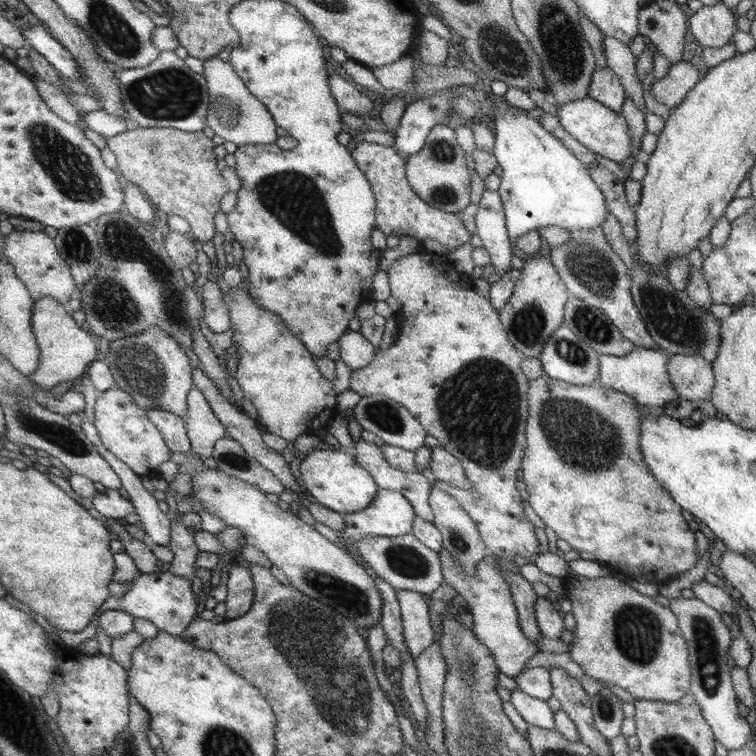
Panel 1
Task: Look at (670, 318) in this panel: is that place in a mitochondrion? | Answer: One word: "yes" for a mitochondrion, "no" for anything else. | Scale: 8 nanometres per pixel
yes

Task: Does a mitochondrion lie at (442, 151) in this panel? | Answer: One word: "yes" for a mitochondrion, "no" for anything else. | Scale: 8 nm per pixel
yes

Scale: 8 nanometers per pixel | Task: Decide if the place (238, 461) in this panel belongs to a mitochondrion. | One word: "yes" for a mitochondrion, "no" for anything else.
yes

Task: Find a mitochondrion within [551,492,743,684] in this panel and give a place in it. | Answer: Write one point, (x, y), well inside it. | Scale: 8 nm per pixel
(637, 632)

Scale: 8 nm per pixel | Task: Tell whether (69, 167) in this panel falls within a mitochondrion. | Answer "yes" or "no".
yes

